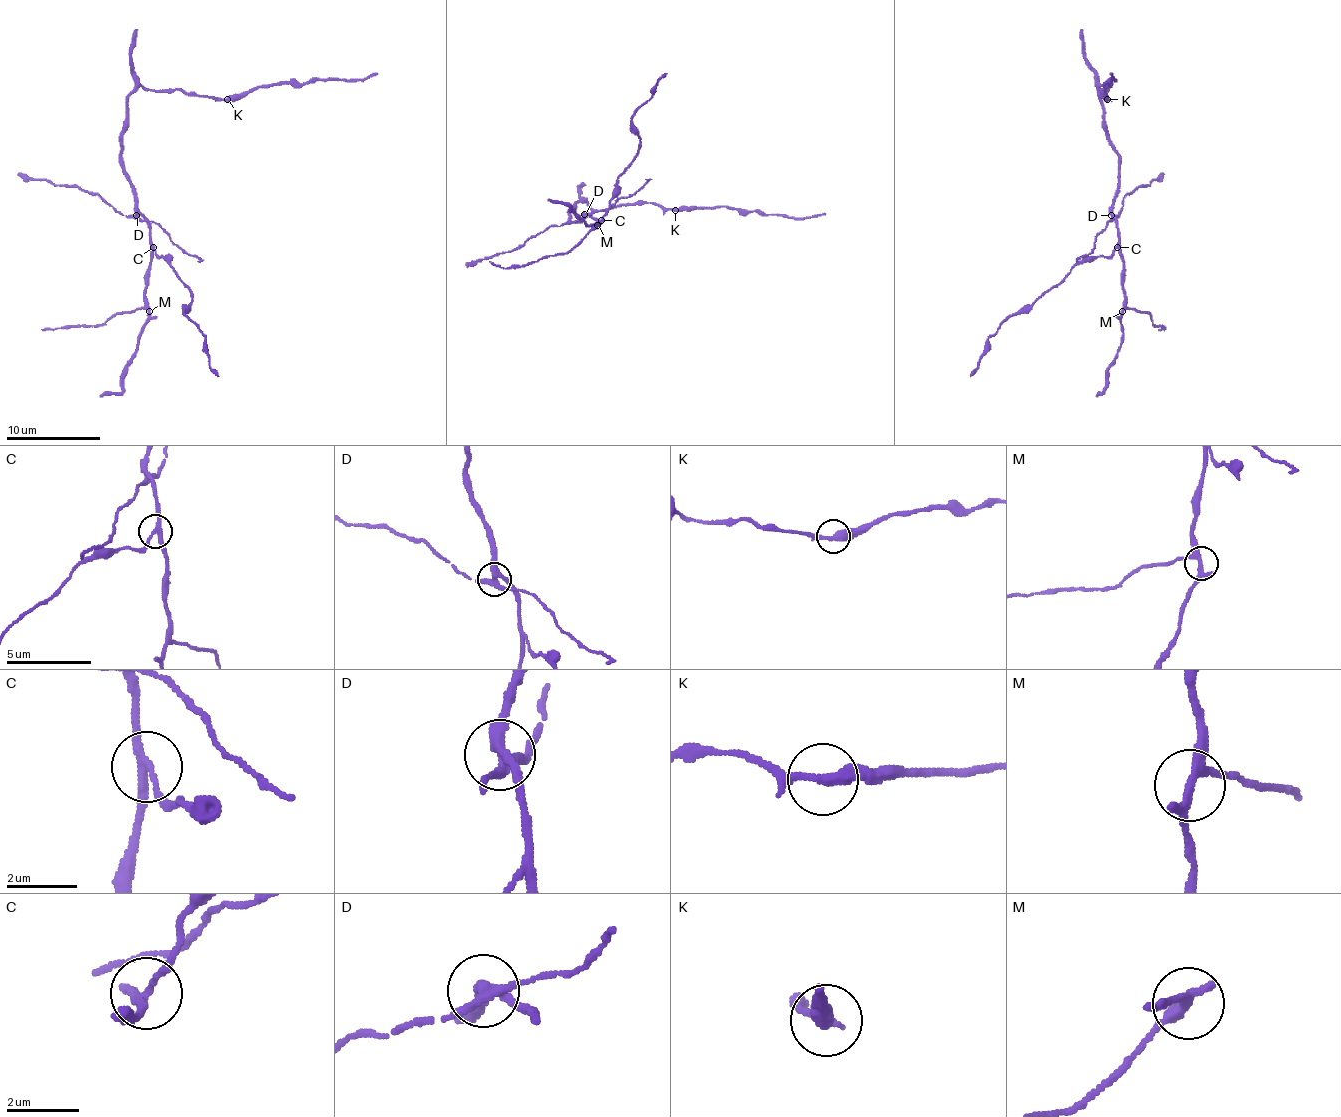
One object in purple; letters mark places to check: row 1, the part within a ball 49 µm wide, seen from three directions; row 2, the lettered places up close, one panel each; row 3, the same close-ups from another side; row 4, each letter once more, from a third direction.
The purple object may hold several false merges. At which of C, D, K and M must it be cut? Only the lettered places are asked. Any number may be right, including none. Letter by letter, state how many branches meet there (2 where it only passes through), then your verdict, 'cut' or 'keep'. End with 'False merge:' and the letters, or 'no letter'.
C: branches 3; cut
D: branches 4; cut
K: branches 3; keep
M: branches 4; keep
False merge: C, D

